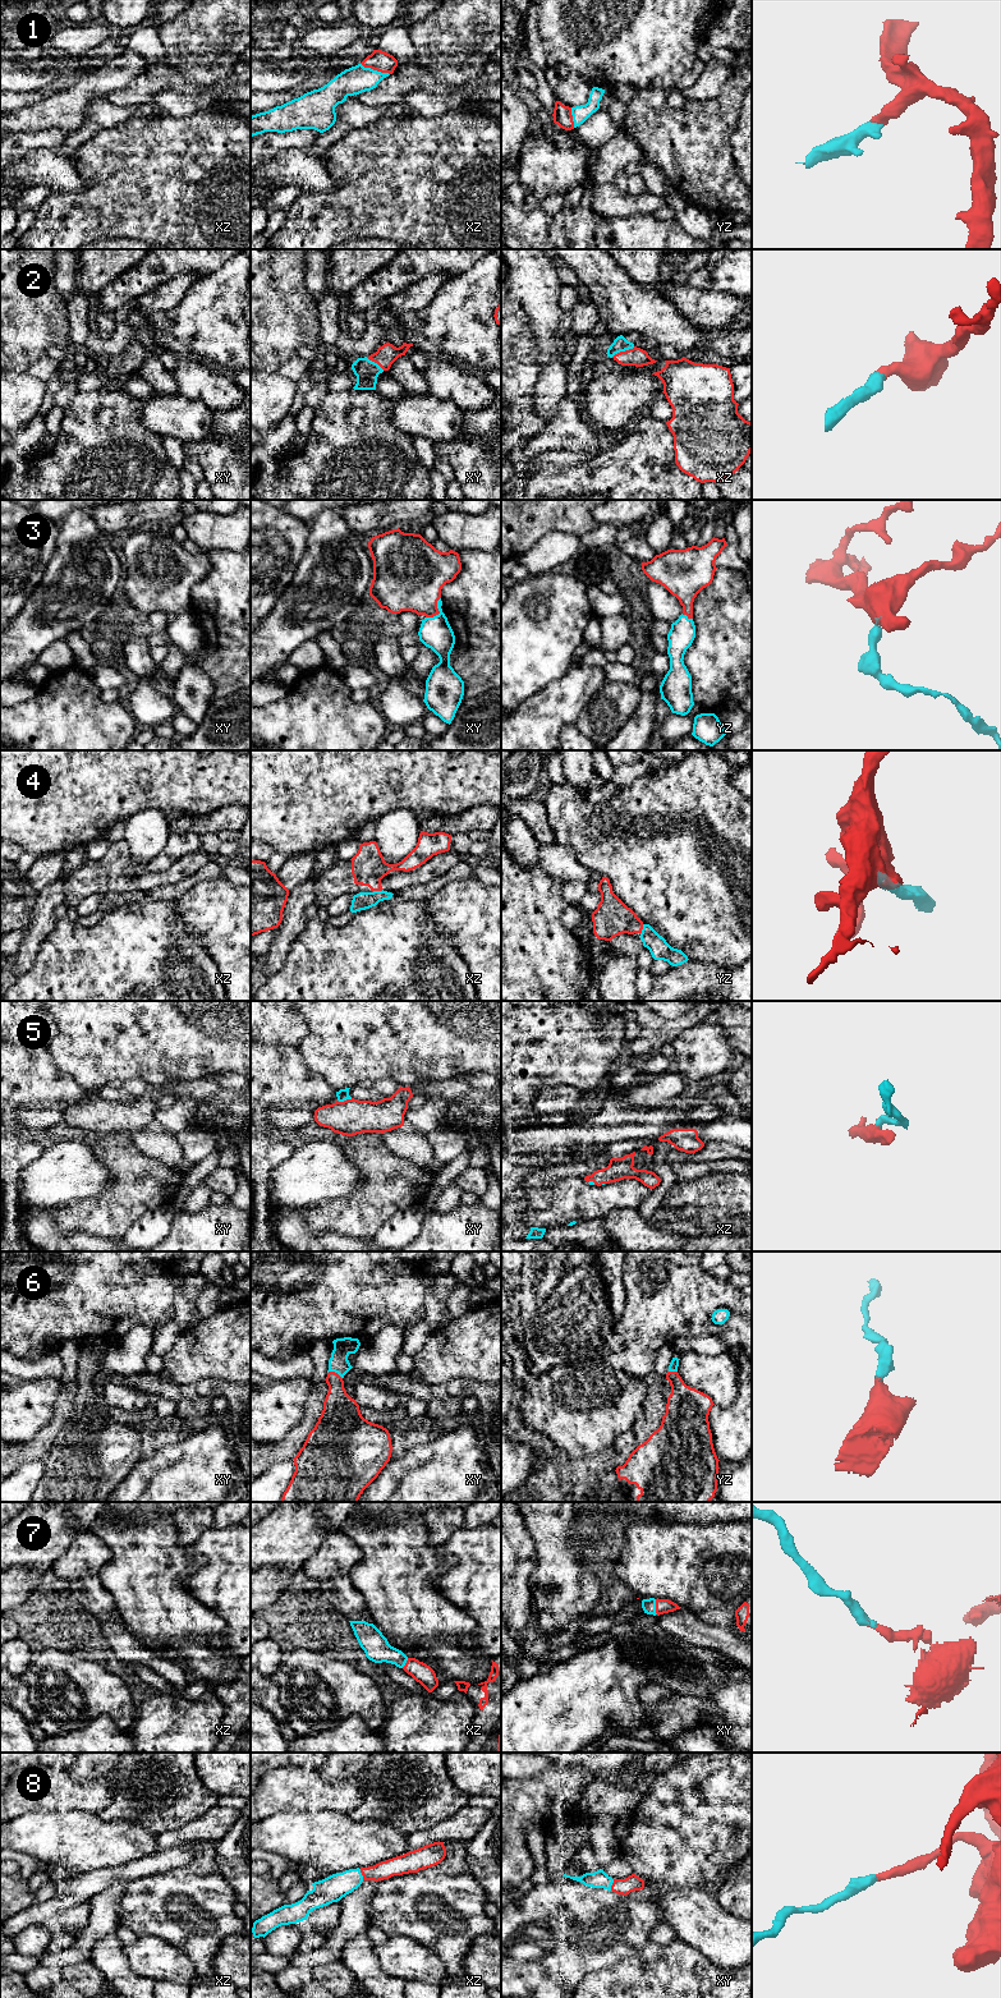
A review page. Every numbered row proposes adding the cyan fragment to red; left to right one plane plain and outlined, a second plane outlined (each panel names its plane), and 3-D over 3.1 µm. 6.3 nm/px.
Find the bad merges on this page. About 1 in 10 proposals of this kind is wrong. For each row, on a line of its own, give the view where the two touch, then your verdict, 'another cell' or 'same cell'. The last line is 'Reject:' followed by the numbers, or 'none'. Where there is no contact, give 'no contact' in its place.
1: meets red in xz; same cell
2: meets red in xz; same cell
3: meets red in xy; same cell
4: meets red in xz; same cell
5: meets red in xy; same cell
6: meets red in xy; same cell
7: meets red in xy; same cell
8: meets red in xz; same cell
Reject: none

